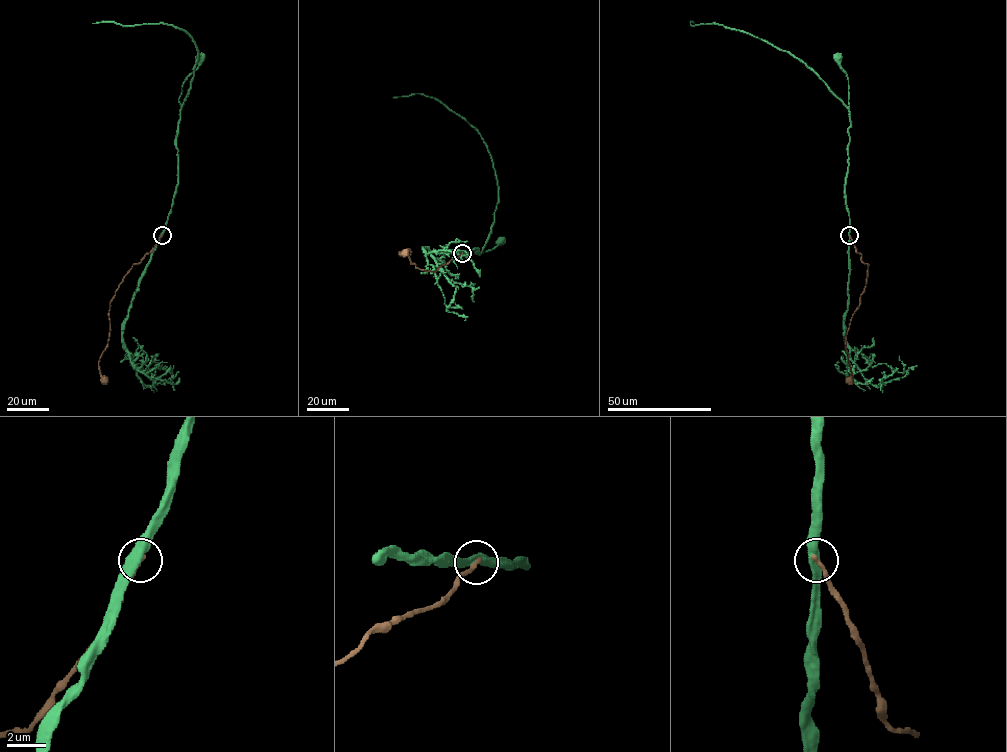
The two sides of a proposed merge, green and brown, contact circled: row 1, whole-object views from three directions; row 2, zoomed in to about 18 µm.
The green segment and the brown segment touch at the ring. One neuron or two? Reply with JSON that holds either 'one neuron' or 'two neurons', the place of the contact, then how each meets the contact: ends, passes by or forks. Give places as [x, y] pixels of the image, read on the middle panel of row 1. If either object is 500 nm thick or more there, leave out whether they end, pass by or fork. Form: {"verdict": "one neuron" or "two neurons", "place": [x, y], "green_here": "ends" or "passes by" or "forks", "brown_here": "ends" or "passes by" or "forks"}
{"verdict": "two neurons", "place": [462, 253], "green_here": "passes by", "brown_here": "ends"}

